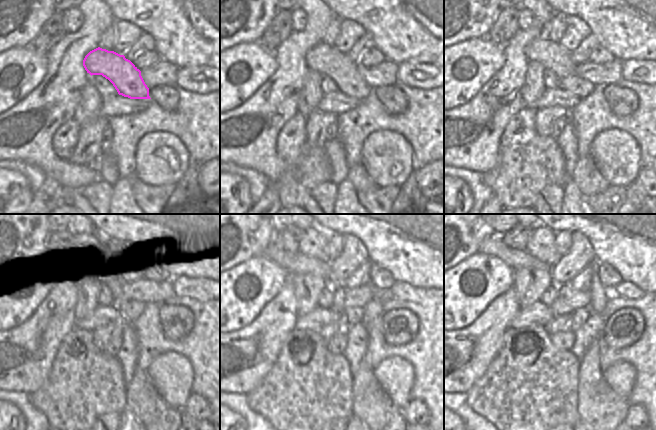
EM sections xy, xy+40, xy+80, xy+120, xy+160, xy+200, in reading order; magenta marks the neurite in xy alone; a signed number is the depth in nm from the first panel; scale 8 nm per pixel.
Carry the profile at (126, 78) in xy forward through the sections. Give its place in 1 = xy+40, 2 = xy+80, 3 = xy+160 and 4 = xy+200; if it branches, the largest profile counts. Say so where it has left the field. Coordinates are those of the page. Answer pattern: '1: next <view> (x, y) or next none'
1: next xy+40 (322, 58)
2: next xy+80 (551, 55)
3: next xy+160 (297, 263)
4: next xy+200 (493, 245)

